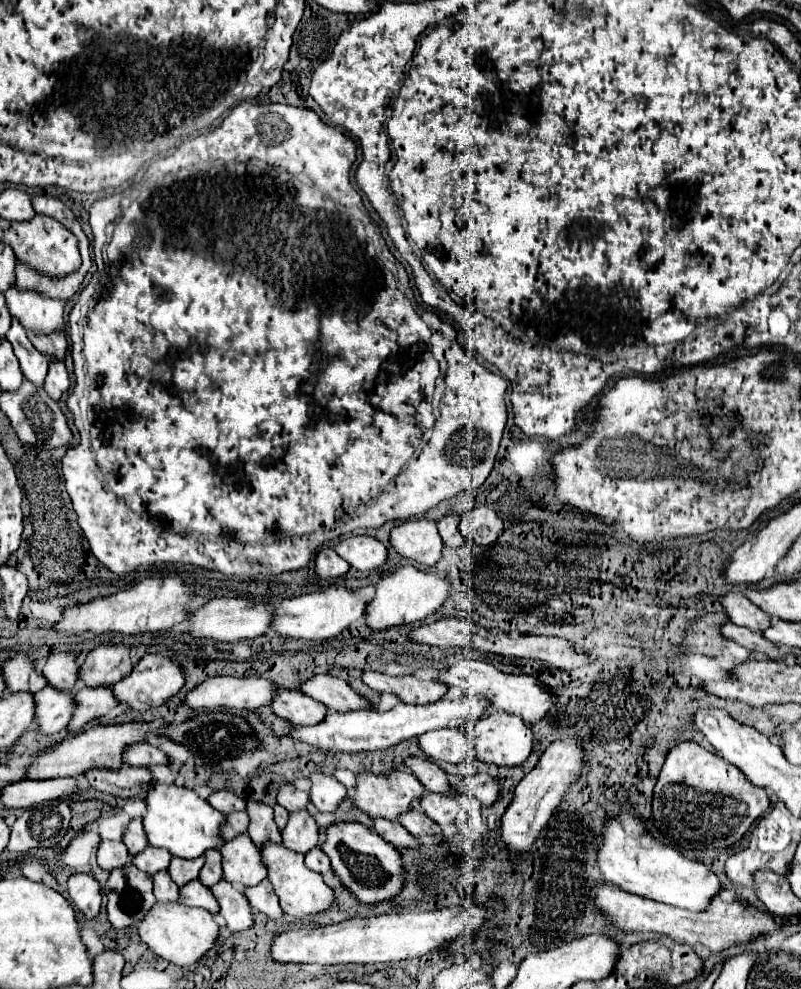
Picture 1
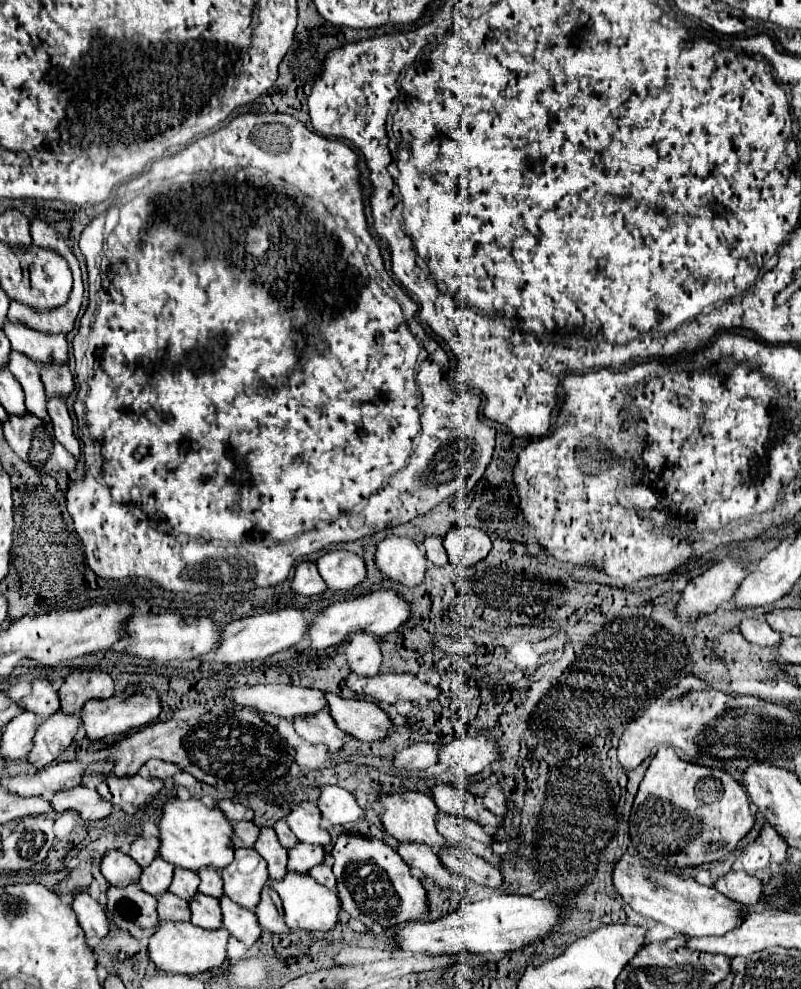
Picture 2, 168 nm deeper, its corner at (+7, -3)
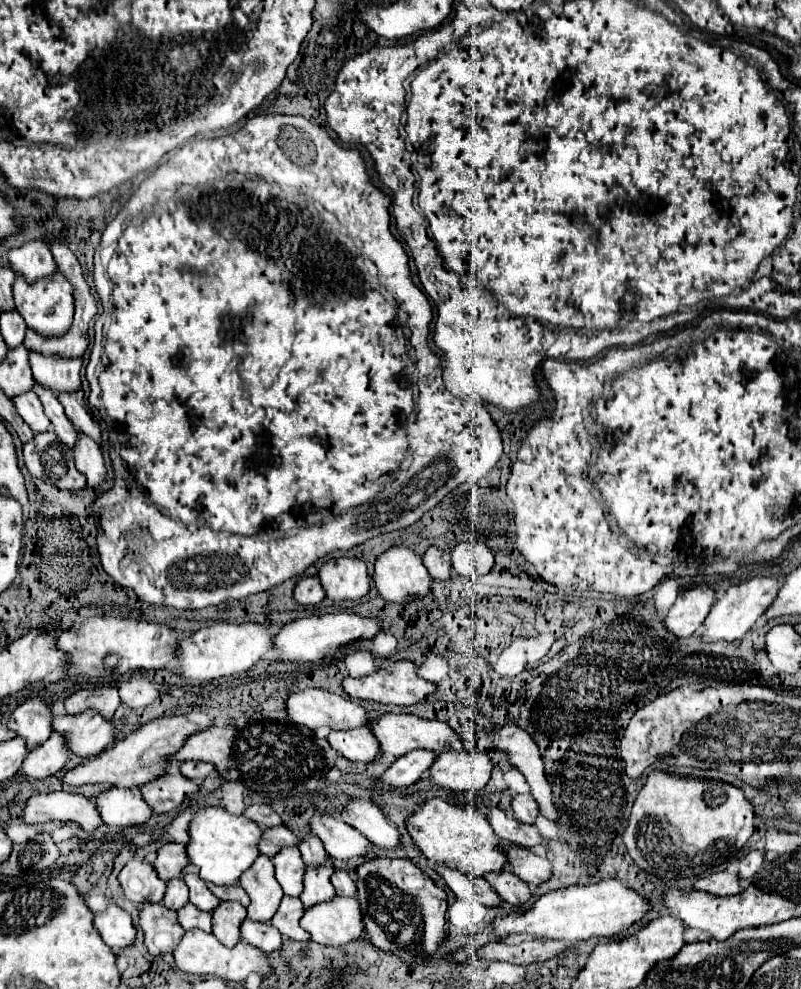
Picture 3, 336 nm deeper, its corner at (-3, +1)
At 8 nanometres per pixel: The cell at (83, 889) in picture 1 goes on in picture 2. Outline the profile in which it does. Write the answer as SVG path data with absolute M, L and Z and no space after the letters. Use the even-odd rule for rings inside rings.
M88 892L76 894L72 908L78 916L78 924L84 930L86 938L104 938L110 932L106 910Z

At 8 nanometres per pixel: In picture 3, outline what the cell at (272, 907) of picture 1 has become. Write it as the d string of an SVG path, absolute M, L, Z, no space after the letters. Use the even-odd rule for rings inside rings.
M282 896L280 908L272 918L272 924L280 930L280 934L284 938L292 938L292 940L308 940L310 934L306 930L300 928L298 920L302 916L302 902L300 898L290 898L290 896Z

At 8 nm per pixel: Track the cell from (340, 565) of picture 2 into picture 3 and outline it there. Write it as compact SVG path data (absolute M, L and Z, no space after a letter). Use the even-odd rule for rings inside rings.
M332 558L320 568L318 576L326 596L334 602L358 600L370 590L368 570L360 558Z

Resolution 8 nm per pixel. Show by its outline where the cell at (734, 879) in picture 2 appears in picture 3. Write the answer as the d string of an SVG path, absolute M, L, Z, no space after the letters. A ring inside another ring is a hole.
M718 872L718 874L710 874L710 876L700 878L694 884L694 888L706 890L706 892L712 892L712 894L718 894L718 896L732 896L732 894L740 894L740 890L744 886L742 886L742 880L738 878L738 874Z

